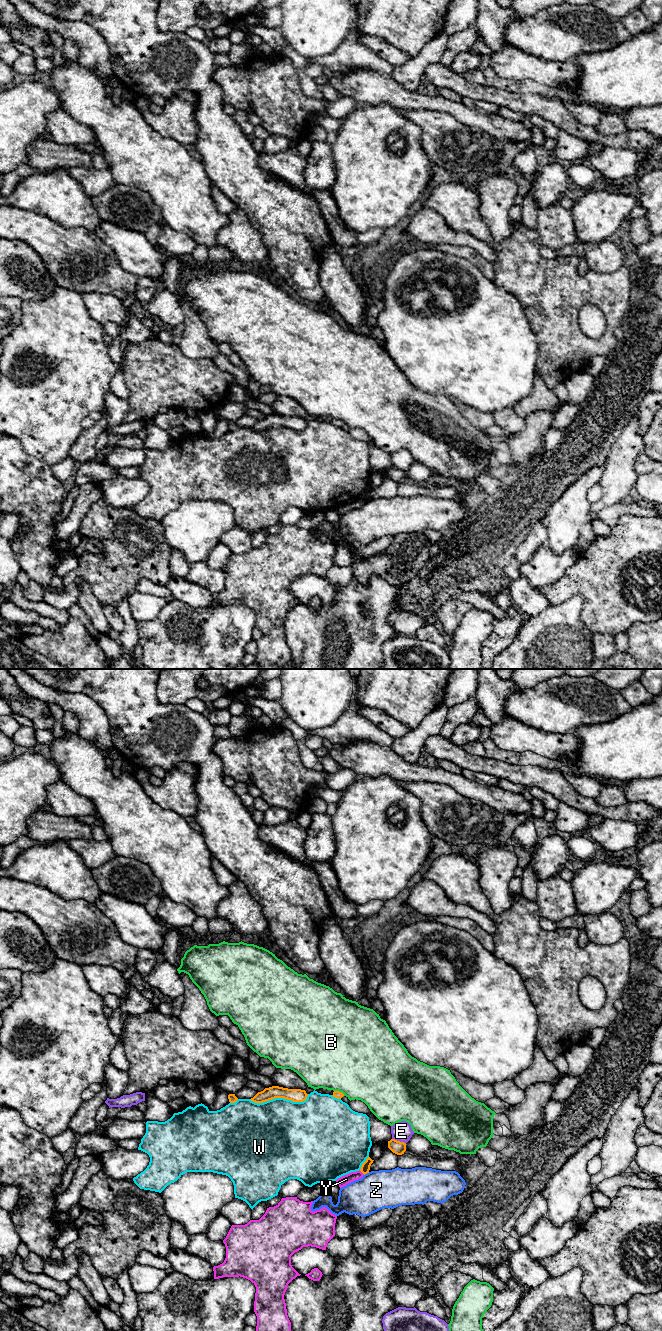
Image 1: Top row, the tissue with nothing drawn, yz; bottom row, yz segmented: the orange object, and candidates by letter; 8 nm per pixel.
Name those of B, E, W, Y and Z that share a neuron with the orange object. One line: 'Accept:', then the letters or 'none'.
Accept: none

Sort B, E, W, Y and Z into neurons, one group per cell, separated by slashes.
B / E / W / Y / Z

